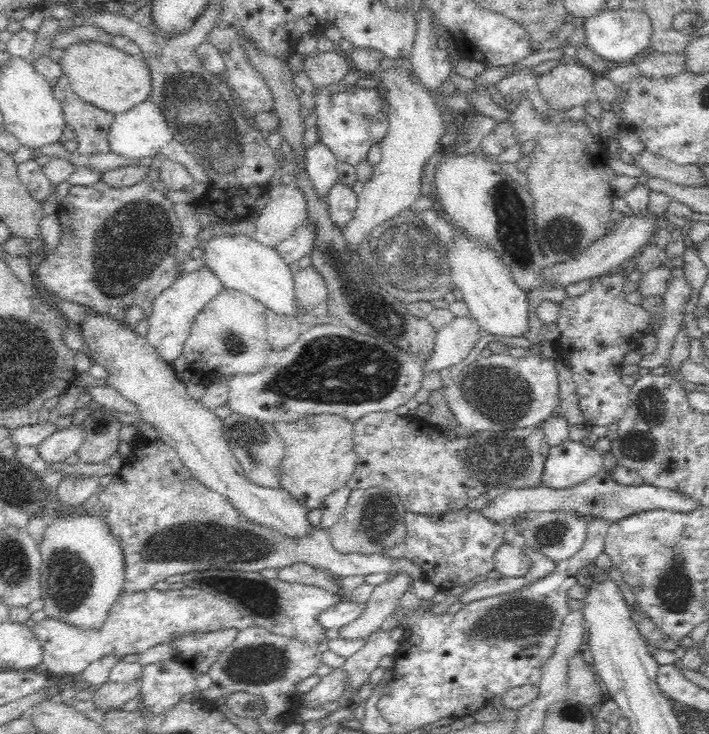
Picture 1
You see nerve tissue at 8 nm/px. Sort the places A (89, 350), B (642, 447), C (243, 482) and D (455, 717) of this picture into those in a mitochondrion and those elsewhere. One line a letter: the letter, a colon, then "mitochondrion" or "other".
A: other
B: mitochondrion
C: other
D: other

